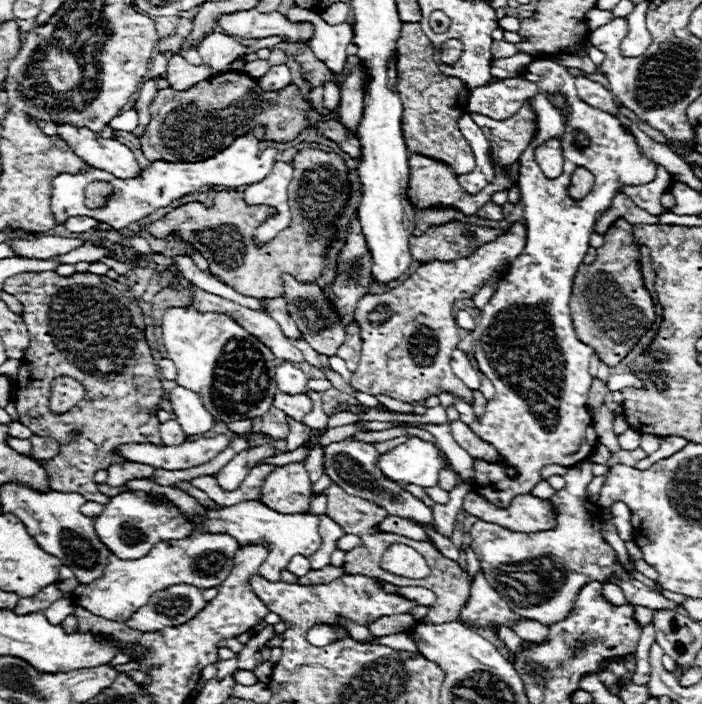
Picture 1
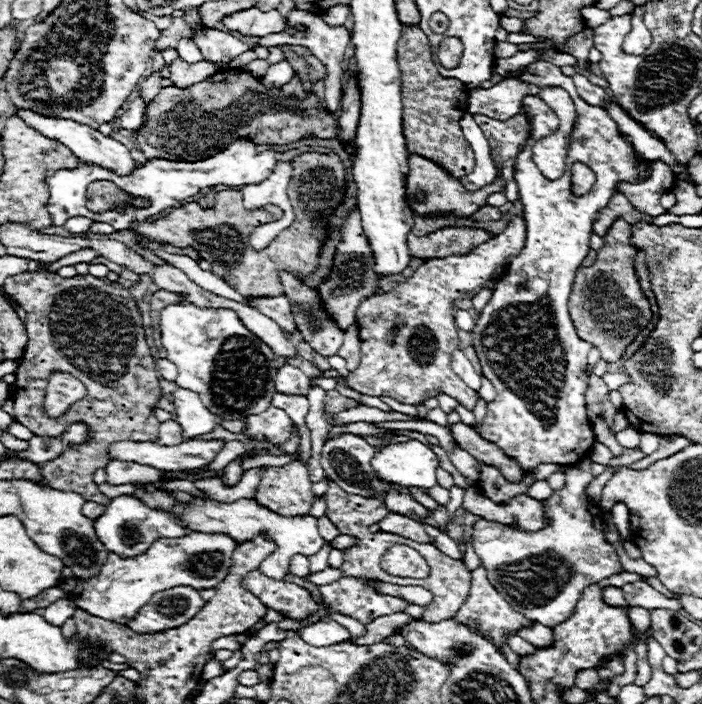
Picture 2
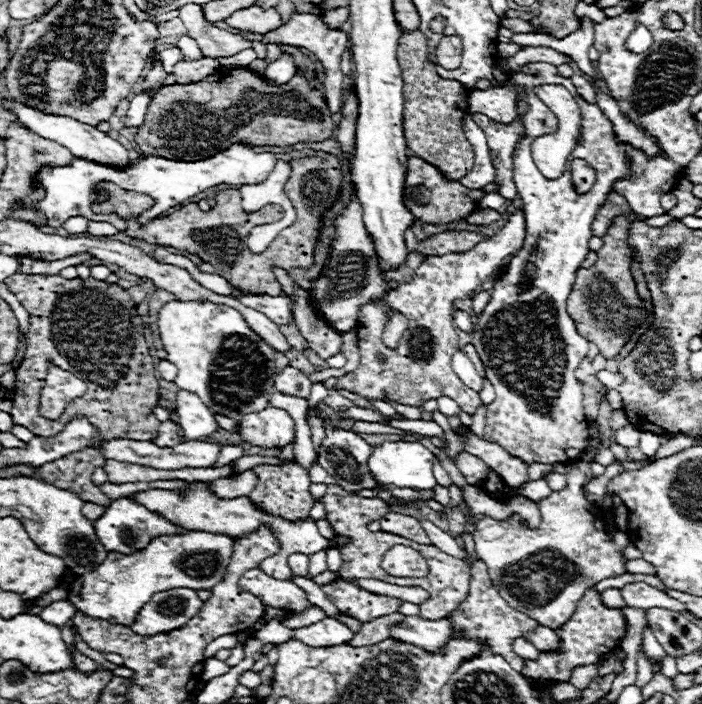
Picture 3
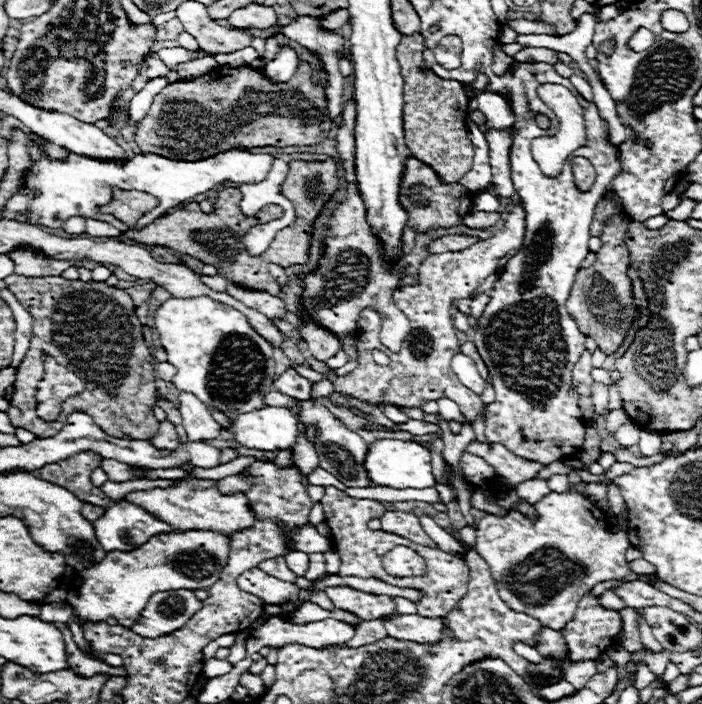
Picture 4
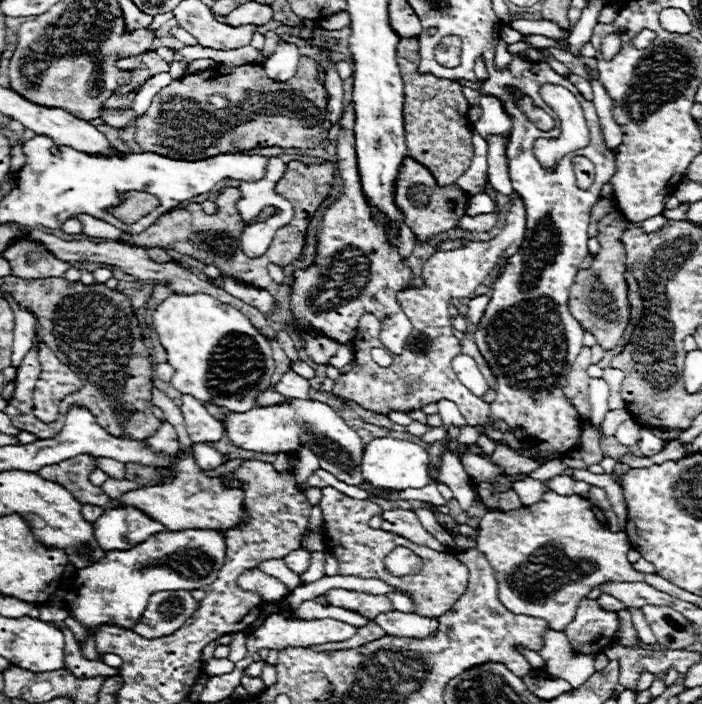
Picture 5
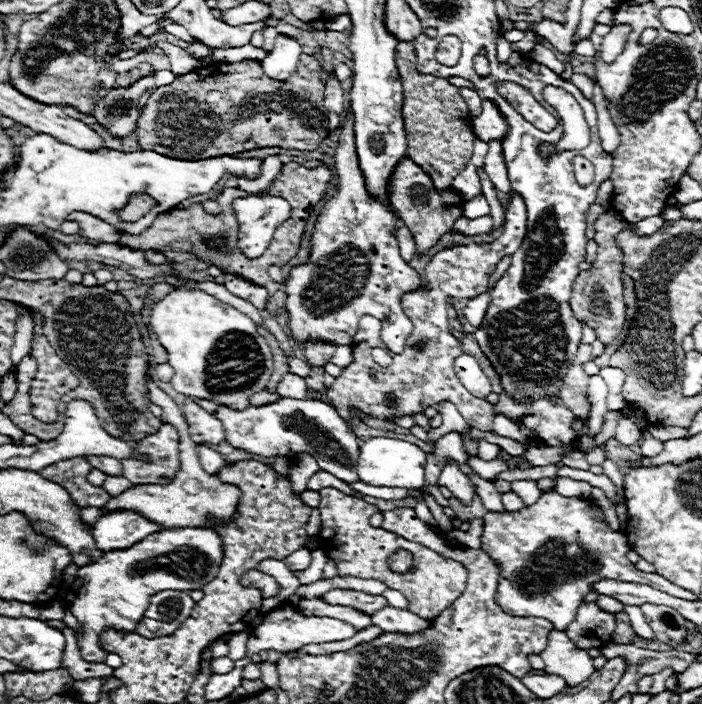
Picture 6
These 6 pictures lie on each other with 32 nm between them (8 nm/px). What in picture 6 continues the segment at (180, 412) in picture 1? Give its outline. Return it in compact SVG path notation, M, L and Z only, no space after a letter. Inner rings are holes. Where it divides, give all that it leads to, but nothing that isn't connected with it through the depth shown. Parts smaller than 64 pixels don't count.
M192 398L186 400L184 406L184 416L188 422L188 430L194 438L194 442L198 444L220 444L226 440L226 432L224 432L224 424L208 414L204 408L200 408Z

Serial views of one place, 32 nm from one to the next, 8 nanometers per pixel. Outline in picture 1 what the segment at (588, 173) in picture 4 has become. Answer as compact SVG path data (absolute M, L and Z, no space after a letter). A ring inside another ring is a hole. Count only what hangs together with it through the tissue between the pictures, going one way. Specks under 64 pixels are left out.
M578 166L574 172L572 172L572 182L570 182L570 196L572 198L584 198L594 186L594 174L590 170L586 170L584 166Z

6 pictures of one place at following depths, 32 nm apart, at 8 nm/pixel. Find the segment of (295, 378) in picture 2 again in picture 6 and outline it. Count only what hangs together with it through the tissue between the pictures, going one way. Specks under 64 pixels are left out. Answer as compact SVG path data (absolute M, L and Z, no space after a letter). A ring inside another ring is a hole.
M284 374L280 384L278 384L278 394L282 398L308 398L308 386L306 380L296 376L296 374Z

